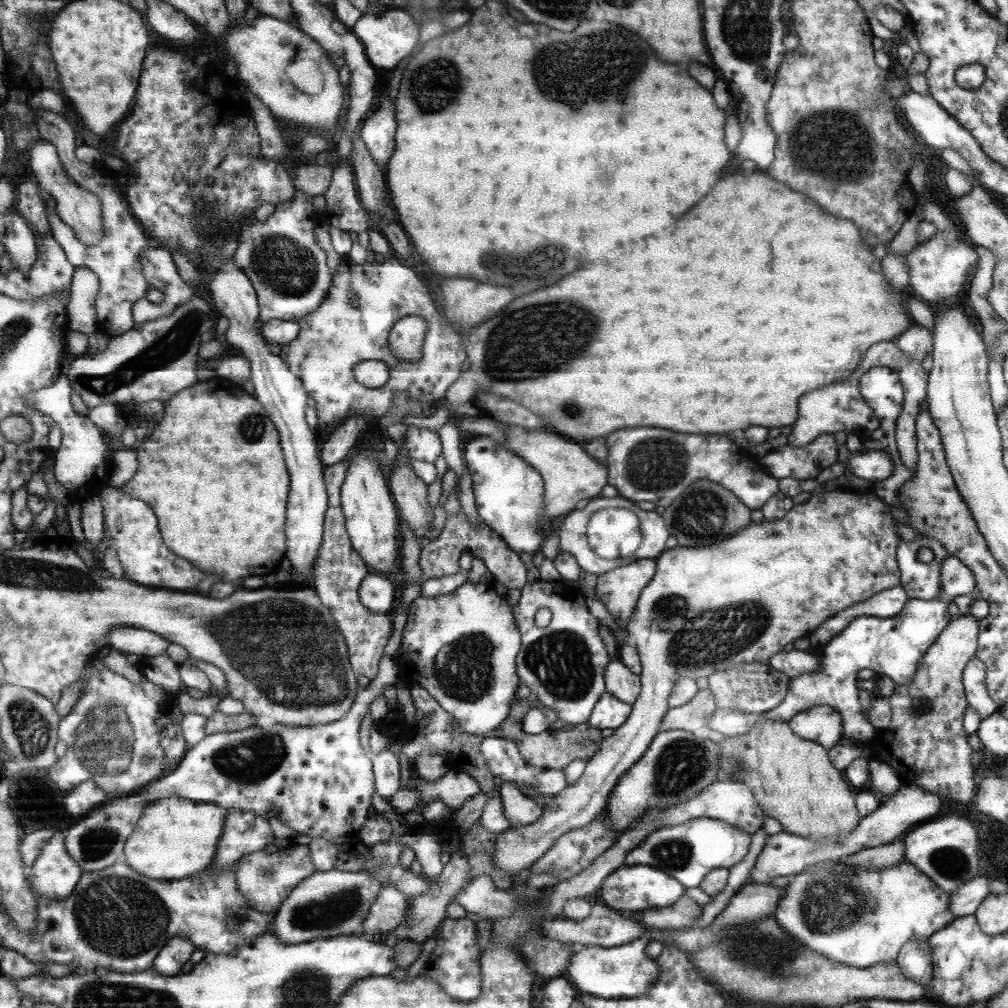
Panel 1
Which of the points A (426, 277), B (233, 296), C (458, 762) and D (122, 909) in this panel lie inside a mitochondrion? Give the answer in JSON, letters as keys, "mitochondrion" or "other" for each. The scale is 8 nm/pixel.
{"A":"other","B":"other","C":"other","D":"mitochondrion"}

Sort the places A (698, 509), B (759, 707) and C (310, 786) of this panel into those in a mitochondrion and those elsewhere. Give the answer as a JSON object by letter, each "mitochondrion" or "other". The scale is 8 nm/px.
{"A":"mitochondrion","B":"other","C":"other"}

